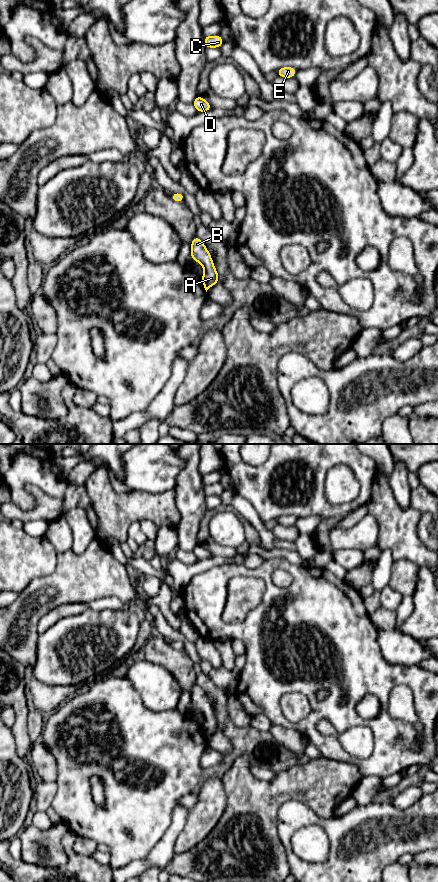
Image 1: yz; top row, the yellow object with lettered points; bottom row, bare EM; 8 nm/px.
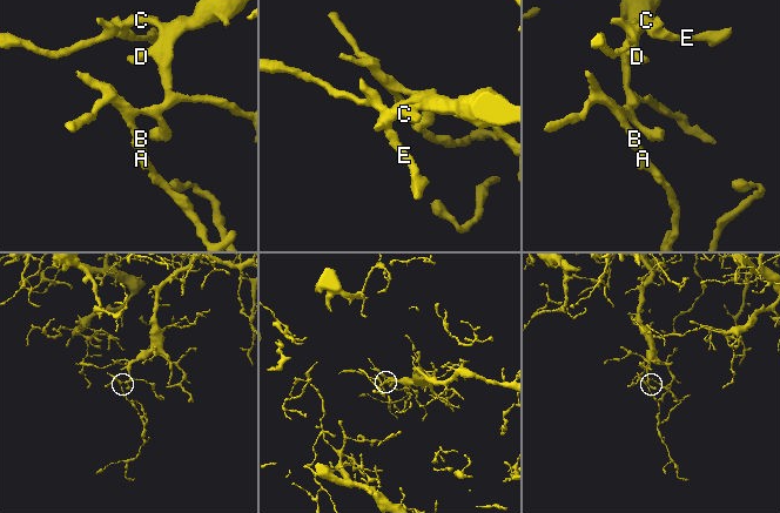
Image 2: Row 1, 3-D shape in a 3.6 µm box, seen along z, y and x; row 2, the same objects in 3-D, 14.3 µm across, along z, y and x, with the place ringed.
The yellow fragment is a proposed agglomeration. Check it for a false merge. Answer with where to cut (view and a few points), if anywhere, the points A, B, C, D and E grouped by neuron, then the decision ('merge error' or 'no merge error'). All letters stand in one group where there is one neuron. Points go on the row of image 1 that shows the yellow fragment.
no cut; A B C D E; no merge error

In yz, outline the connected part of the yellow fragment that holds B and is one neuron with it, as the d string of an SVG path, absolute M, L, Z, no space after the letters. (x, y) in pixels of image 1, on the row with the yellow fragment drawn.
M197 235L194 236L191 243L191 257L193 261L199 262L204 267L204 273L201 279L207 292L210 287L218 283L220 280L210 253Z

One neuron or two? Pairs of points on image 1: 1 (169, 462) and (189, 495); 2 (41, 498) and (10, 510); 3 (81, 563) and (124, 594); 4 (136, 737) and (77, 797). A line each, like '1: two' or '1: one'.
1: two
2: one
3: one
4: one

